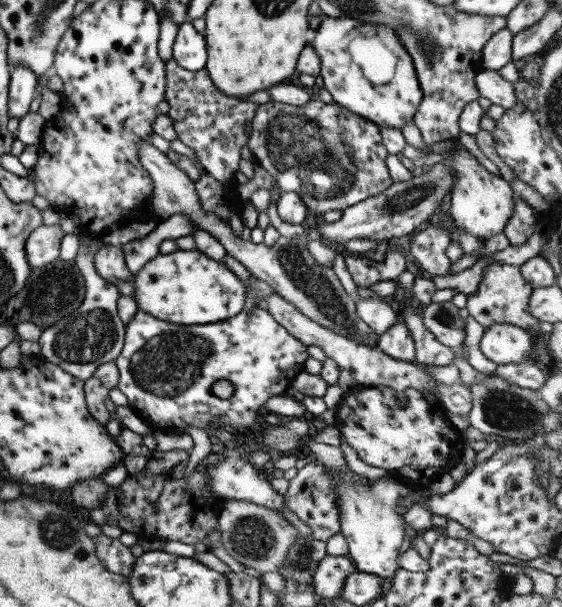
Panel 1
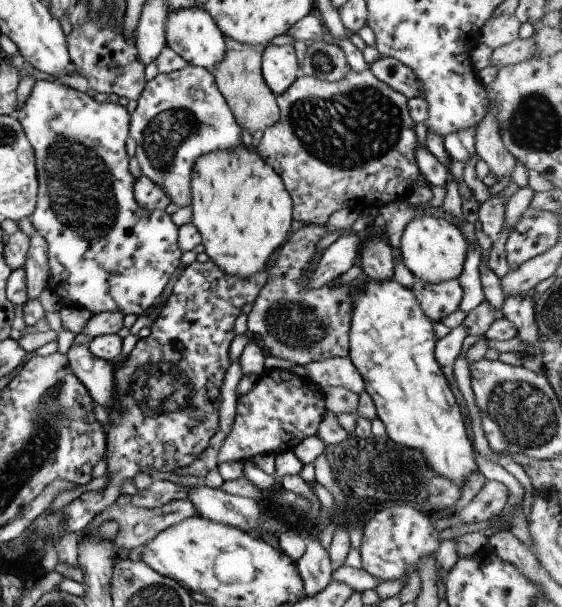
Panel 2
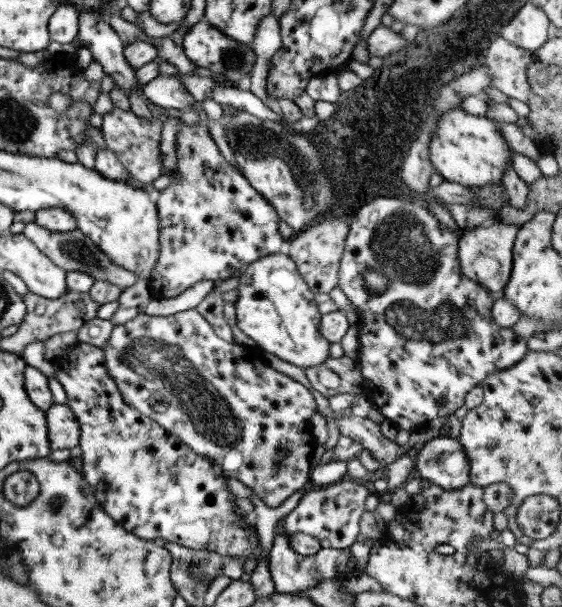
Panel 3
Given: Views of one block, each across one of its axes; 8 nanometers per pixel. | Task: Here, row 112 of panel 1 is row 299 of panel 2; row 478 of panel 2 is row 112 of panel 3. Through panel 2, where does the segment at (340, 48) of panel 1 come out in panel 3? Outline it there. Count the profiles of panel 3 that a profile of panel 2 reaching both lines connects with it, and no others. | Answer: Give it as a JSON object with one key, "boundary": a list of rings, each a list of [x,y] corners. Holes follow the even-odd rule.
{"boundary":[[[462,107],[451,108],[438,121],[430,143],[430,162],[444,180],[464,187],[486,187],[502,181],[504,171],[512,164],[511,147],[498,126],[487,116],[471,115]]]}

